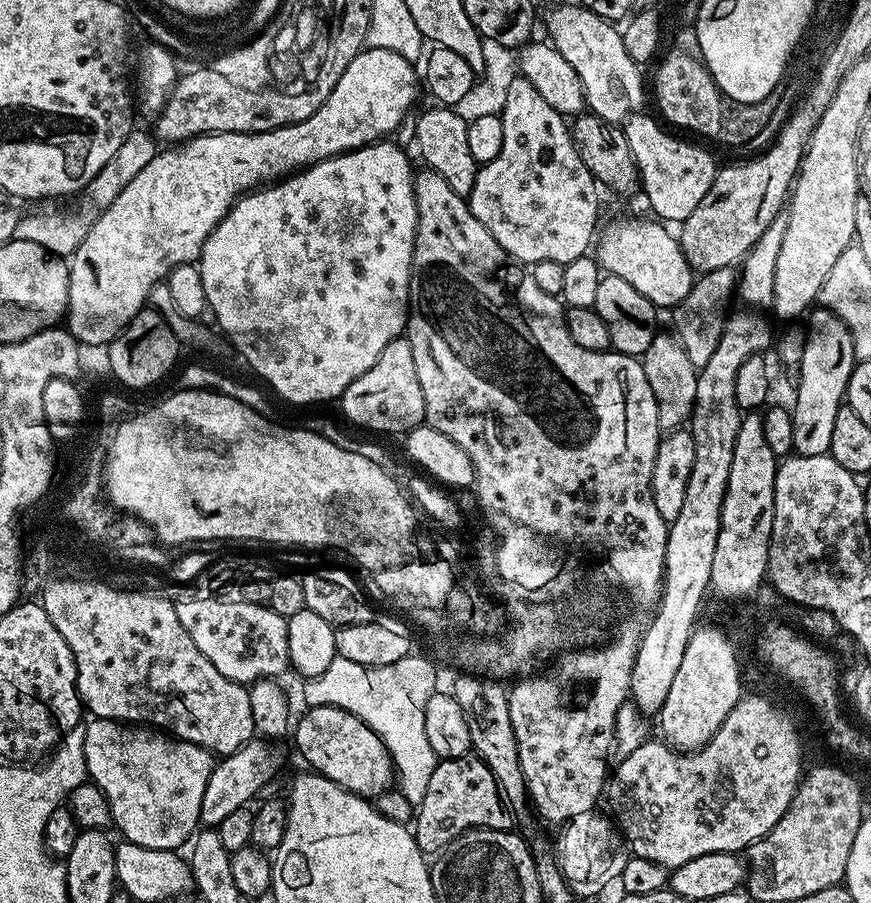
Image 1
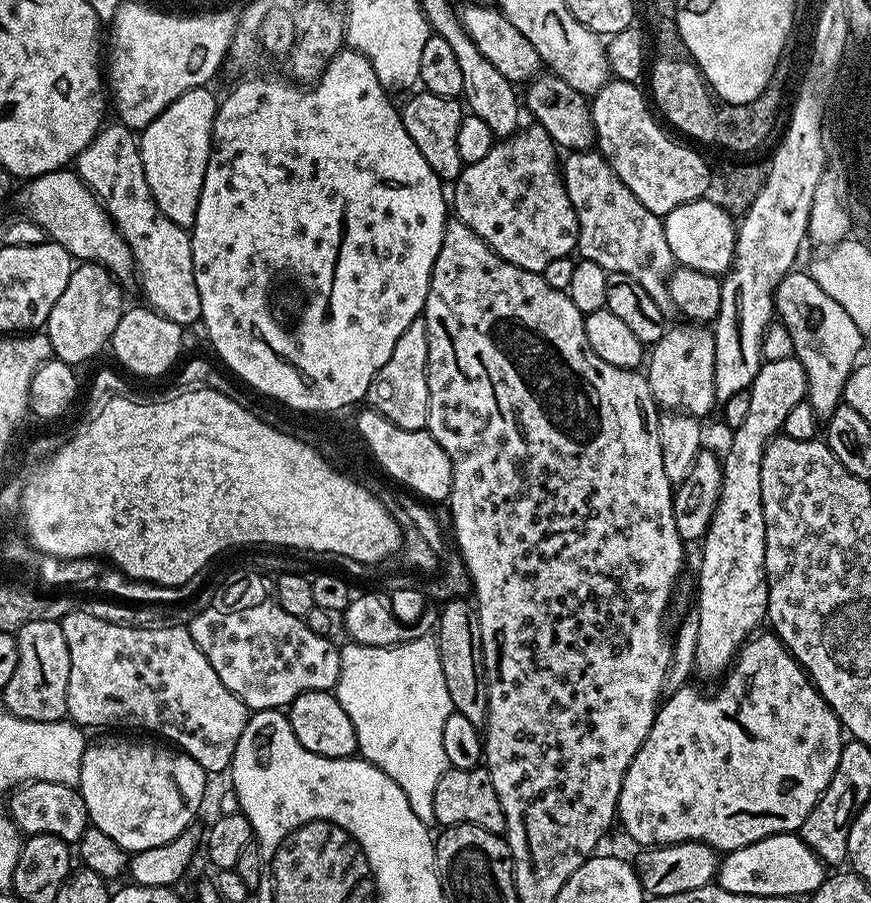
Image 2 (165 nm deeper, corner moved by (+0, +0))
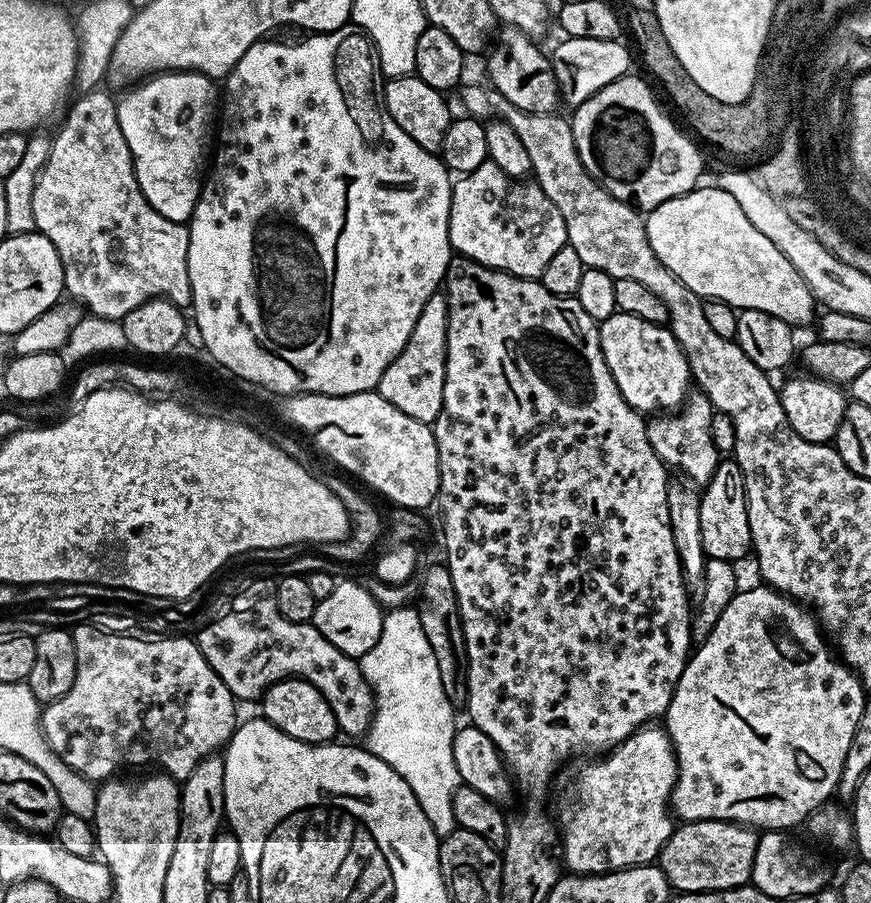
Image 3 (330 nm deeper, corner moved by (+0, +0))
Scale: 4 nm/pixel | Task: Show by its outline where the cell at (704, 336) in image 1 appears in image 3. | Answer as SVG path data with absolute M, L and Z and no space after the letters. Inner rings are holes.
M692 390L678 410L653 415L646 423L646 438L650 438L654 454L658 454L658 458L669 469L677 468L681 477L691 480L697 486L708 485L722 459L721 452L714 446L714 437L710 434L713 411L708 395Z

